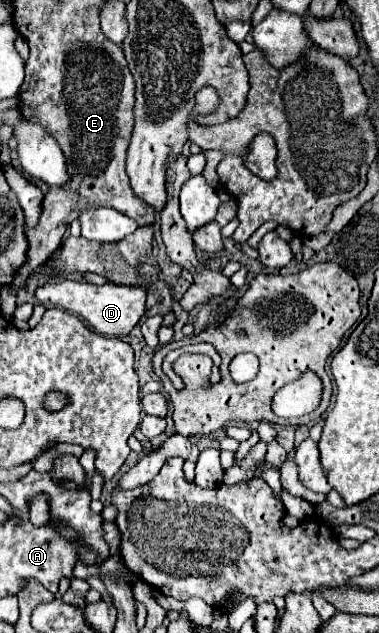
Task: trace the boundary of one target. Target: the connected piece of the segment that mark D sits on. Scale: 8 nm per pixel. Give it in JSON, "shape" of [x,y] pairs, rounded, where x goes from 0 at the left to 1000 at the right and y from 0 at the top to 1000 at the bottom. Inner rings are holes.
{"shape":[[[166,442],[150,449],[119,449],[98,458],[98,474],[108,480],[140,480],[177,493],[208,496],[235,515],[277,531],[330,531],[346,524],[361,509],[388,496],[388,455],[383,452],[325,452],[325,449],[235,449],[235,445],[187,445]],[[361,499],[361,502],[351,502]],[[372,499],[372,502],[367,502]]]}

